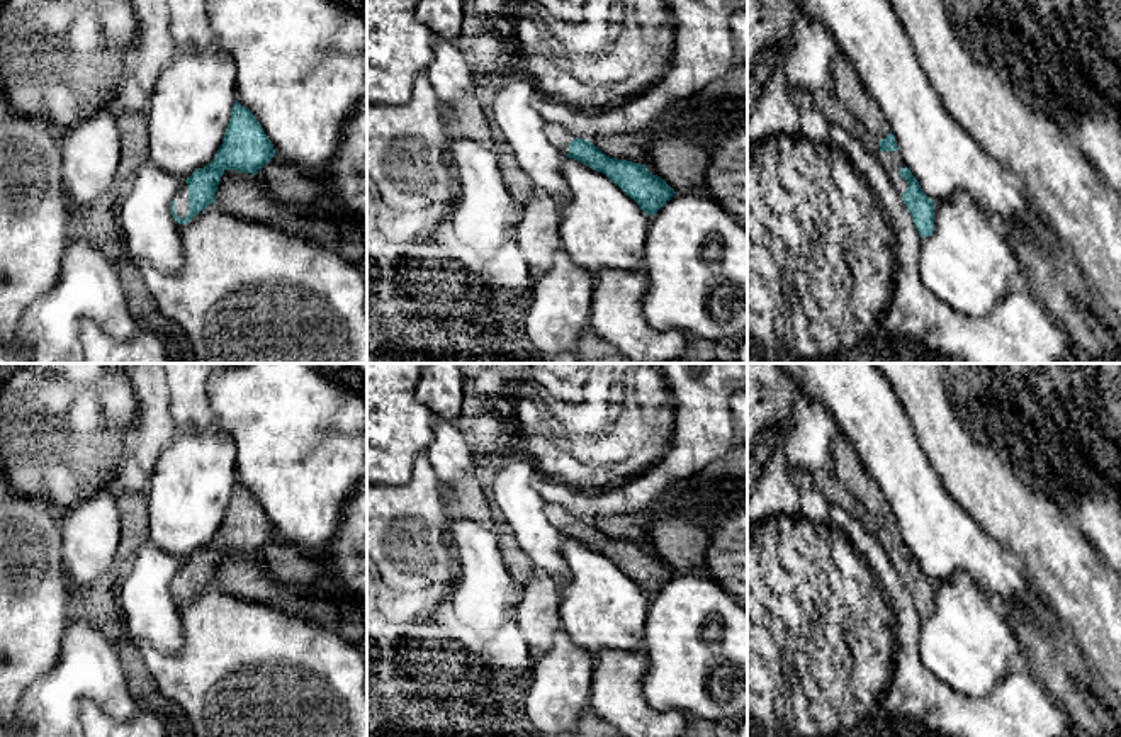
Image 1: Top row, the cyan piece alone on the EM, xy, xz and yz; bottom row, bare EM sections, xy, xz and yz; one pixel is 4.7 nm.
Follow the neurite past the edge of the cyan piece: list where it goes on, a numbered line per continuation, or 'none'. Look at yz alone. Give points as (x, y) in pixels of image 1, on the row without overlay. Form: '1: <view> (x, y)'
1: yz (892, 542)

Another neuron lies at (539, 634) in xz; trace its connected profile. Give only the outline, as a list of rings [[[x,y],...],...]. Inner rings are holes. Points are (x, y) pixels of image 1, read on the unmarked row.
[[[535,572],[525,582],[525,598],[518,605],[518,625],[533,662],[549,652],[560,622],[560,582],[545,572]]]

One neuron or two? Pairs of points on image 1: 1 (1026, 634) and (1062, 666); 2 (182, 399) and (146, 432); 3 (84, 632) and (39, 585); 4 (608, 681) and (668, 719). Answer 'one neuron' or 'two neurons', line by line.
1: one neuron
2: two neurons
3: two neurons
4: one neuron

